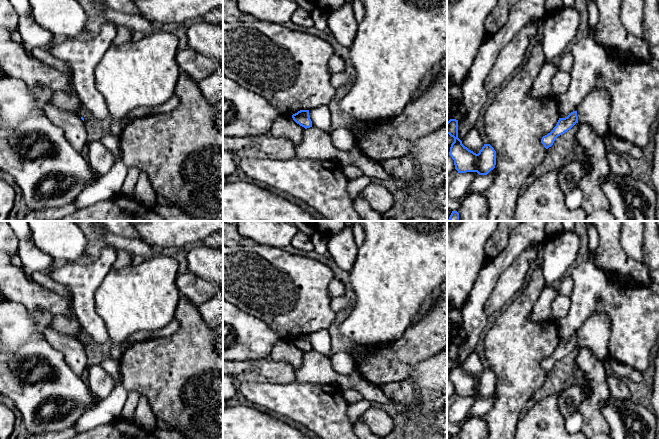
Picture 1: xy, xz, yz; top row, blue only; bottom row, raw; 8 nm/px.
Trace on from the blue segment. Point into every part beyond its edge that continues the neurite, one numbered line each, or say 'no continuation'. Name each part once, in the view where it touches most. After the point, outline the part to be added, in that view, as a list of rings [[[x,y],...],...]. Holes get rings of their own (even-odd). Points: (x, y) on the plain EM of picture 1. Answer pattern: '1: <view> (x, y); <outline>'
no continuation

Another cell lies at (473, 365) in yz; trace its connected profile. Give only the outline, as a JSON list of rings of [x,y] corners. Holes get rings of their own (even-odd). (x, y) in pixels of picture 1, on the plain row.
[[[472,351],[472,353],[468,356],[465,362],[462,364],[462,368],[467,371],[469,374],[478,378],[479,375],[484,370],[484,366],[480,361],[476,351]]]

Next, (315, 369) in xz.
[[[310,351],[304,354],[302,364],[295,368],[295,381],[301,384],[338,384],[342,390],[351,389],[349,375],[336,373],[329,357]]]

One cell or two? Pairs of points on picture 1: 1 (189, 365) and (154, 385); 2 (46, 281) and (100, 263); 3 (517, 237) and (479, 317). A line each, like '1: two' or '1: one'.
1: one
2: two
3: one

